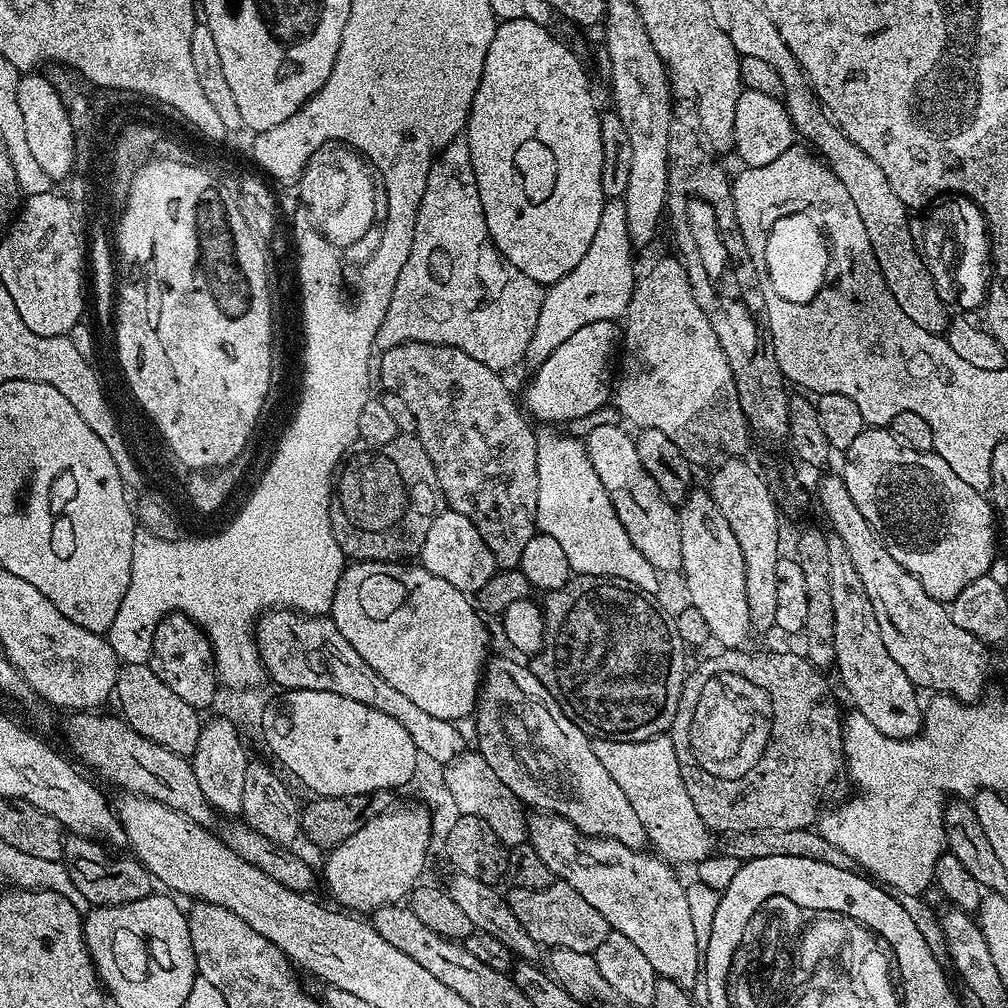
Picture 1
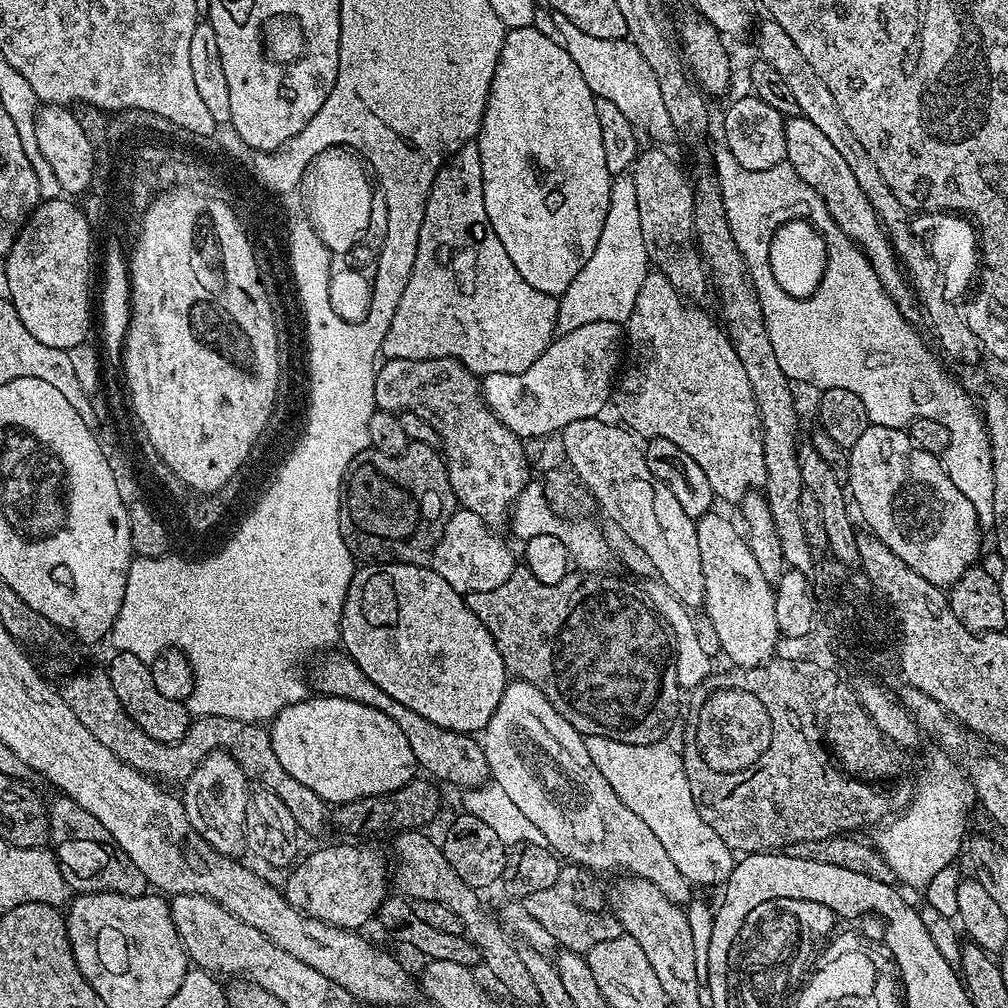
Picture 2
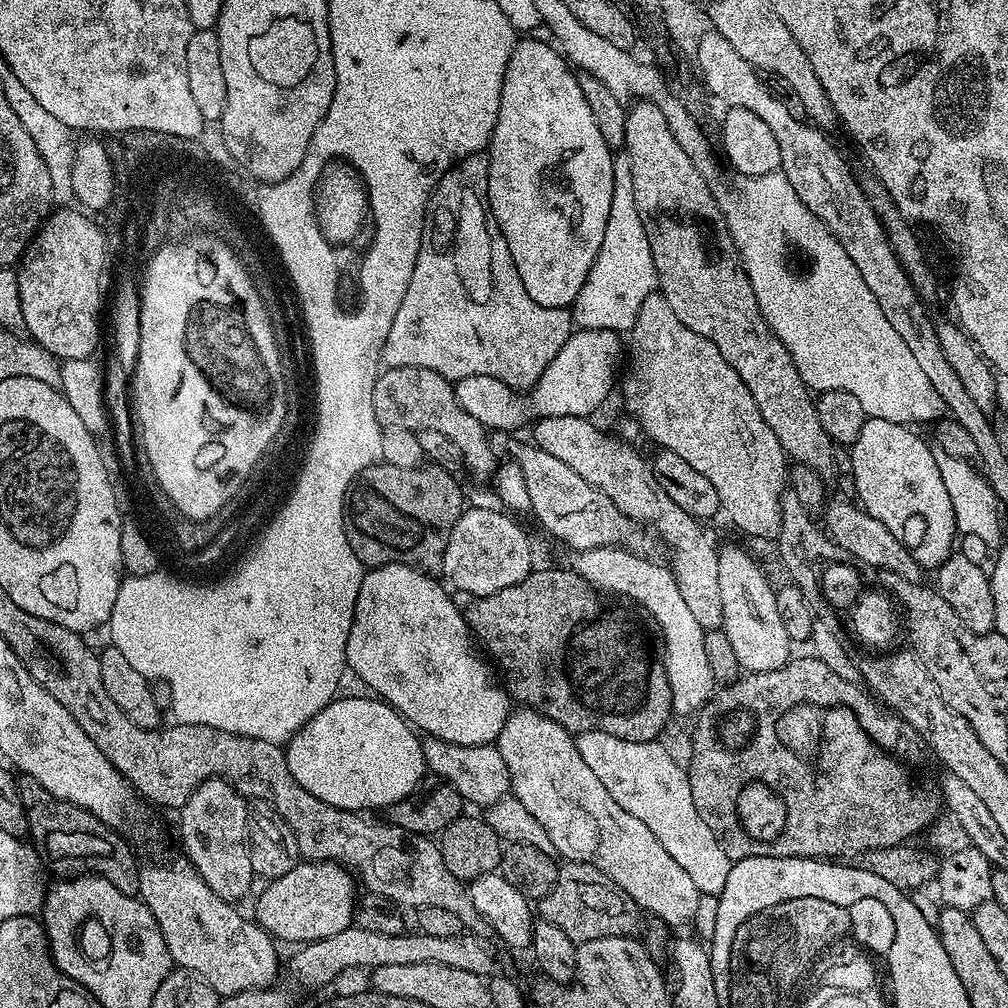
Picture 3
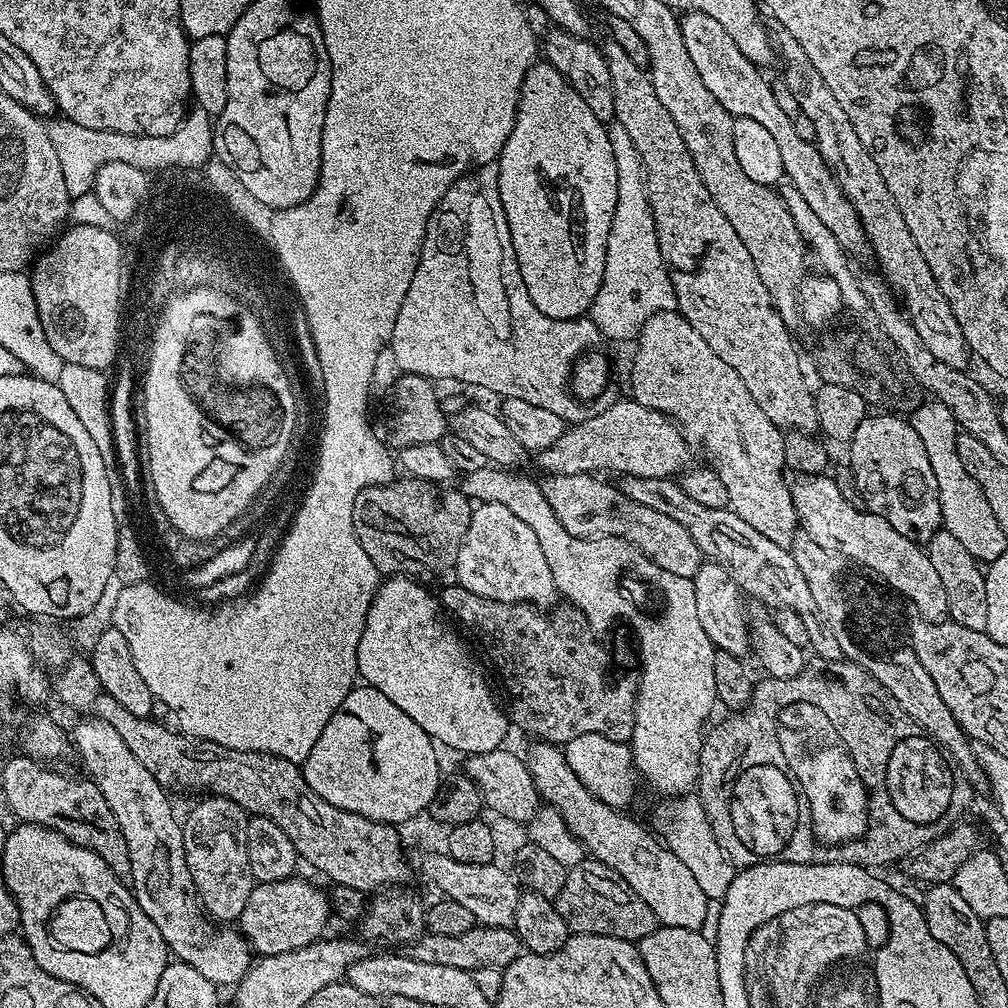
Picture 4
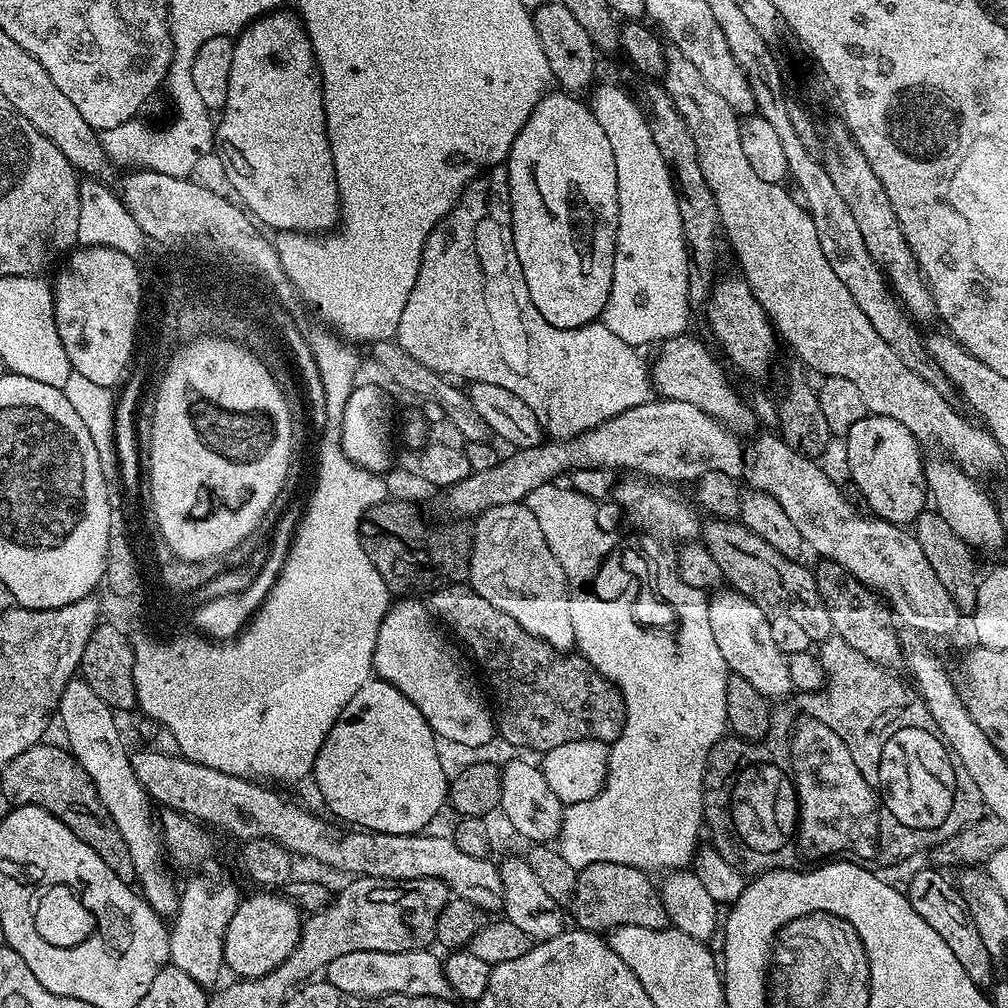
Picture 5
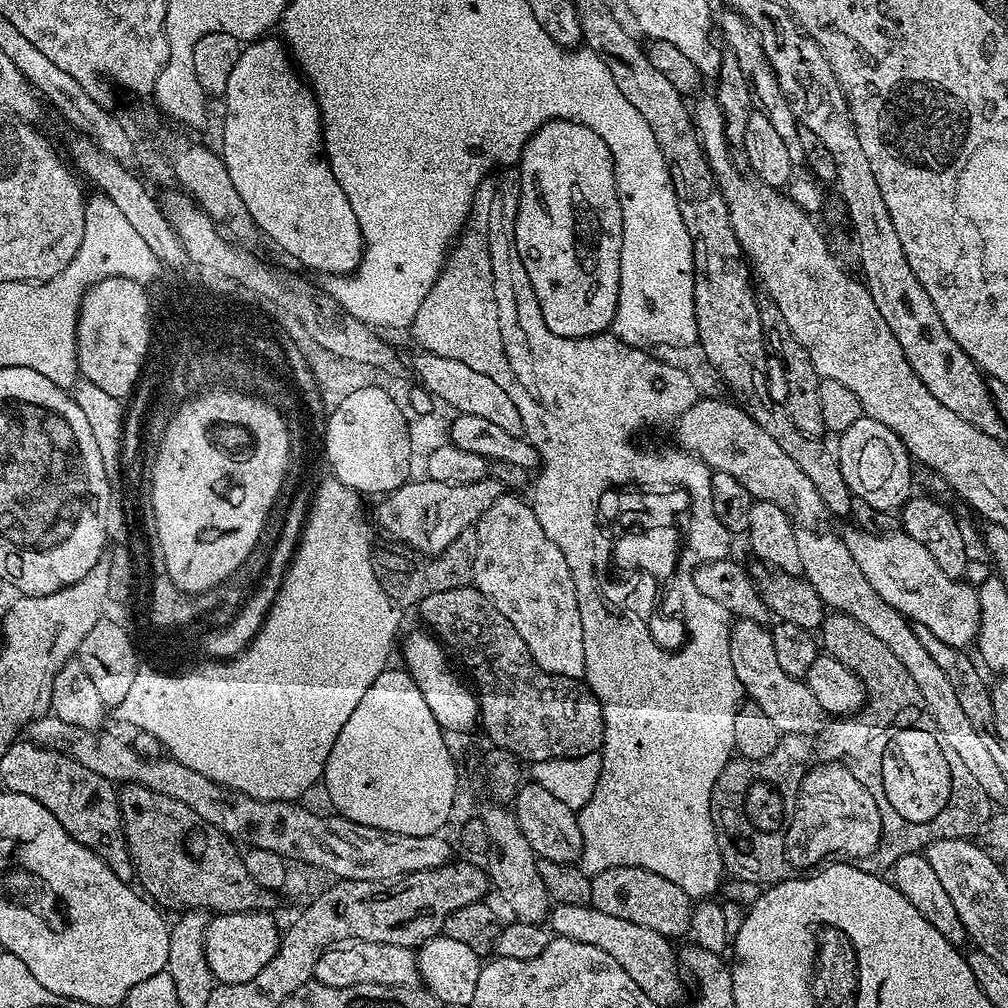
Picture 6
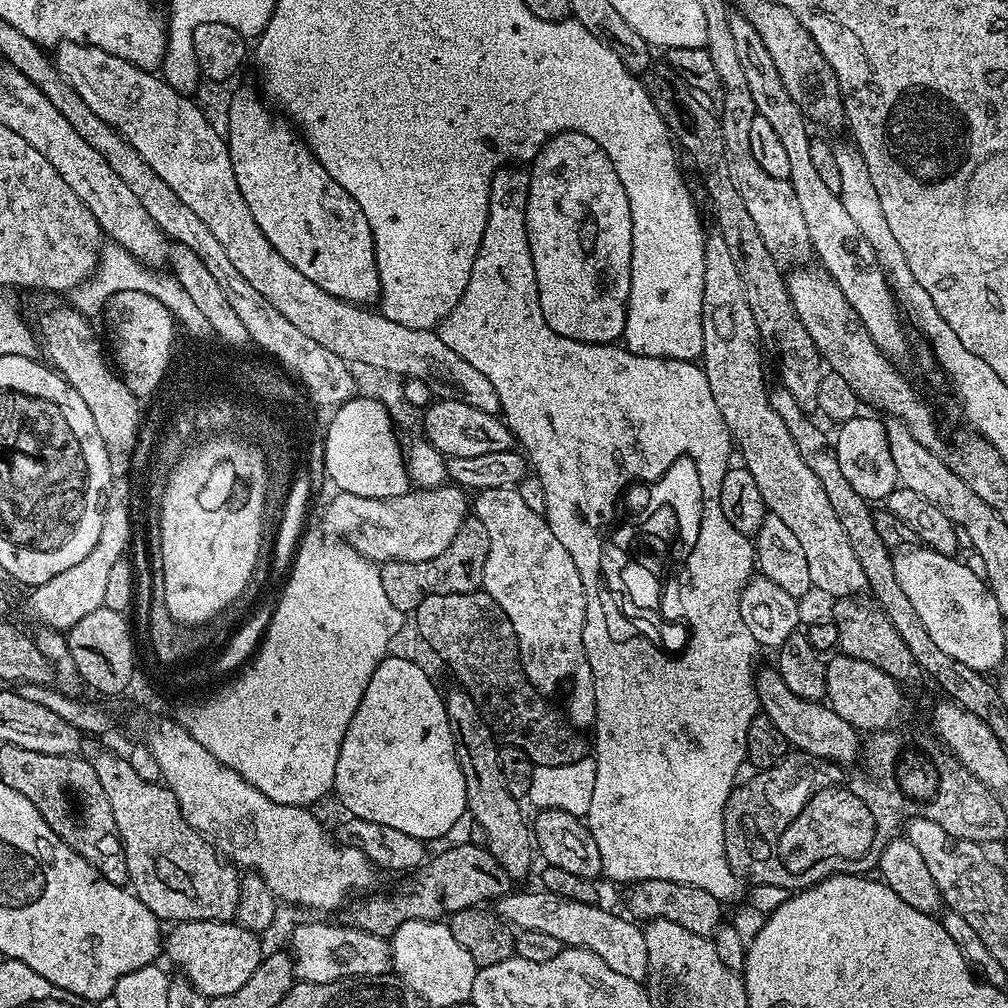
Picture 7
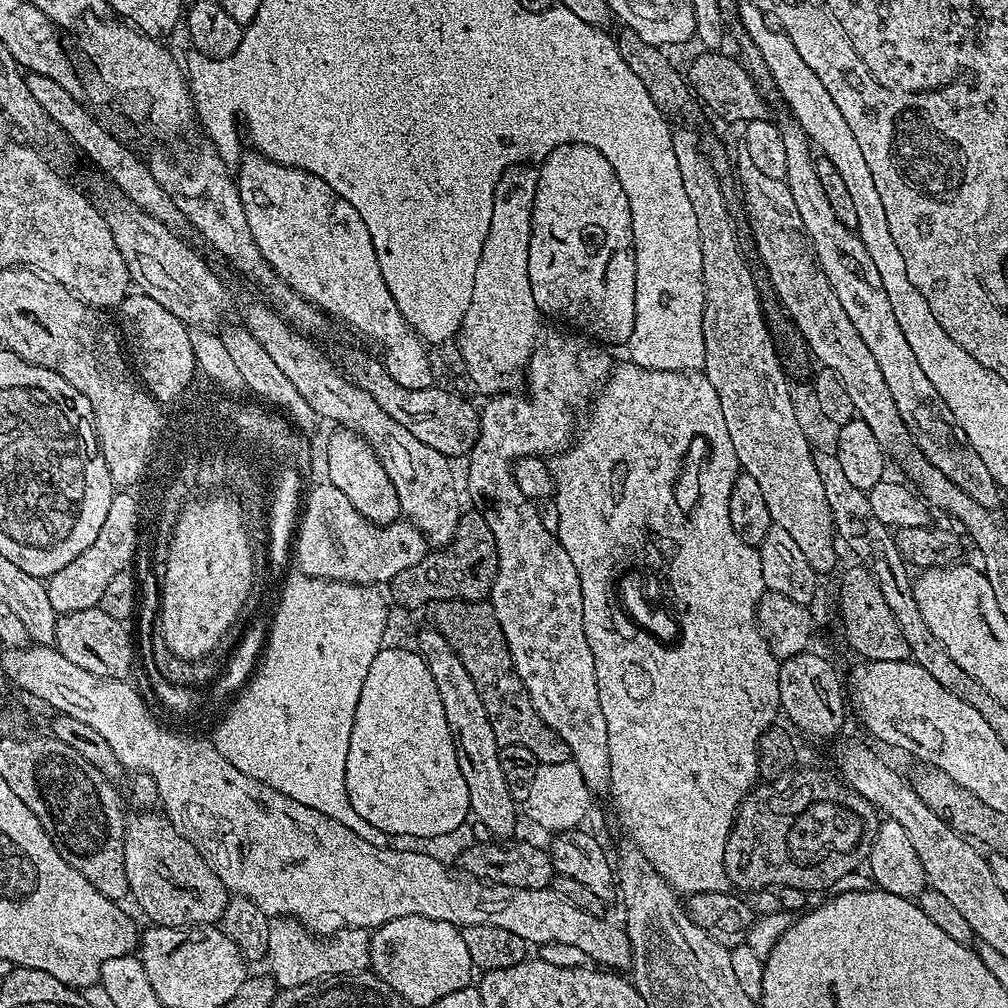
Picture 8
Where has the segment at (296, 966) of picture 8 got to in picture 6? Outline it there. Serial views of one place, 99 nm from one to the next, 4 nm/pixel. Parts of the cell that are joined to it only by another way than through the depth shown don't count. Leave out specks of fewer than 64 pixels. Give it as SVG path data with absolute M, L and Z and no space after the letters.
M365 940L351 941L325 951L315 966L315 979L339 989L354 985L415 987L420 980L418 960L413 949Z

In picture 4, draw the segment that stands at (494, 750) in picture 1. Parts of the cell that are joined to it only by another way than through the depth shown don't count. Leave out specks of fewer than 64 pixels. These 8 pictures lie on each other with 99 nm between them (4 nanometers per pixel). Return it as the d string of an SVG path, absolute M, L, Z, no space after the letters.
M536 742L533 745L528 756L526 755L526 763L534 778L534 786L538 790L540 799L545 805L558 810L558 814L564 819L568 829L584 845L585 853L591 859L598 860L607 868L615 870L628 883L630 890L634 890L634 894L638 894L638 898L642 898L642 902L646 902L646 906L650 906L650 910L654 910L657 921L663 927L698 930L706 919L709 899L706 894L702 894L702 886L698 886L698 881L695 880L694 874L690 874L688 867L683 862L678 862L676 855L651 831L648 833L638 821L631 820L630 817L624 816L628 814L611 808L606 802L596 799L596 795L581 782L578 774L574 774L574 770L570 770L563 751L557 745L543 742Z

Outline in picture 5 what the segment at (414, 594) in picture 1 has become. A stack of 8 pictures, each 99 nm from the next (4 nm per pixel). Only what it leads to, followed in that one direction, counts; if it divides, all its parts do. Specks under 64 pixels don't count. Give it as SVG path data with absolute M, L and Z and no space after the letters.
M400 598L389 603L374 646L375 675L402 690L422 710L422 718L428 720L441 741L480 748L497 735L493 709L489 701L484 701L475 678L464 669L459 654L448 645L449 637L438 627L429 605L420 600L423 599Z

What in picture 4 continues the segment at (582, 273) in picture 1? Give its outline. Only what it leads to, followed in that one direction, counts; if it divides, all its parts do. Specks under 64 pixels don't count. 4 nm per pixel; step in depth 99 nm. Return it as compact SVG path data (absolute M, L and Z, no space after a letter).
M615 122L607 125L610 146L614 150L614 166L618 166L618 206L610 222L610 238L606 242L606 270L602 286L590 309L590 318L607 340L635 341L642 326L654 314L676 308L676 295L668 273L668 263L662 258L654 214L650 210L648 191L644 185L644 167L630 142L630 134Z

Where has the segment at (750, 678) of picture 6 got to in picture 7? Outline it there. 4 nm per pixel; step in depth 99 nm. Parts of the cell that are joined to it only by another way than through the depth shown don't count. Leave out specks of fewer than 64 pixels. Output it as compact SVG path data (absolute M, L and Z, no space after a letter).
M761 667L756 674L756 690L759 700L759 707L763 715L774 722L774 726L780 731L789 742L789 745L804 745L804 748L811 749L813 754L818 754L820 760L830 760L841 766L852 766L856 760L856 755L861 755L862 744L857 729L846 722L846 718L838 718L838 714L827 703L798 698L782 682L779 671L775 667Z

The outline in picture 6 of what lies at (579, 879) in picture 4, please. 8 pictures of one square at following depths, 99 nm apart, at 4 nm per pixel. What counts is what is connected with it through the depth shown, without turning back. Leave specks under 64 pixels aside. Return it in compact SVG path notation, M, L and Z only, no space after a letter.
M622 866L591 877L591 882L591 907L602 910L602 914L626 918L626 922L658 930L658 934L669 938L687 937L692 931L693 897L687 896L682 886L674 886L674 882L662 878L662 874L654 874L650 870L634 866Z

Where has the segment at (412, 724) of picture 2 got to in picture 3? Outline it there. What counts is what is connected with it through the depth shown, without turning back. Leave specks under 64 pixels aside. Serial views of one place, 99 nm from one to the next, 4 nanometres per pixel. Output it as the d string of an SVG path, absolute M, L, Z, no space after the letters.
M425 735L424 767L432 772L443 783L450 785L458 792L464 802L469 805L484 804L491 806L511 793L512 779L510 770L506 770L506 761L502 758L499 748L495 744L483 744L482 746L458 746L454 742L439 740L436 736Z

